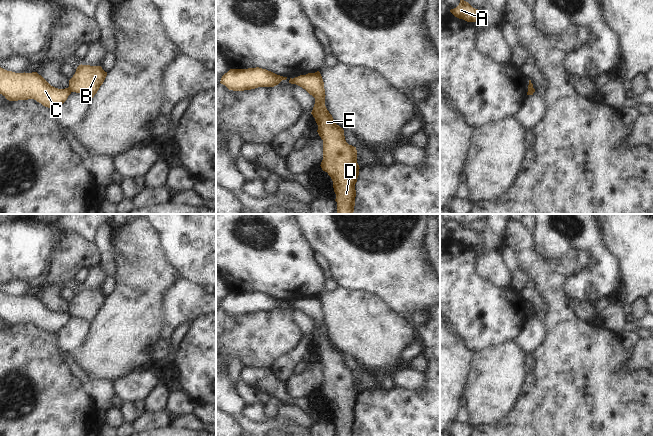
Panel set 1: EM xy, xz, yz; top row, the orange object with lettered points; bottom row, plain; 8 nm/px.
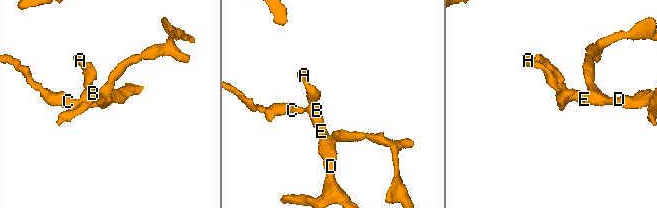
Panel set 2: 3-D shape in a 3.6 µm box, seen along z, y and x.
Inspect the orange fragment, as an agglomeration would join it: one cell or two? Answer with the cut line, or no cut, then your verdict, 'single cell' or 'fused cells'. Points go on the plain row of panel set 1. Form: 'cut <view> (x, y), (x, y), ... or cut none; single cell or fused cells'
cut xy (68, 311), (71, 315); fused cells

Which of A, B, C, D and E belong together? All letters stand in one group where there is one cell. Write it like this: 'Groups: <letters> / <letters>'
Groups: A B D E / C

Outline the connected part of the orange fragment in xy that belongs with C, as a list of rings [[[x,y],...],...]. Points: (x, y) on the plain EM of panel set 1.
[[[0,291],[0,318],[9,325],[34,323],[56,334],[67,324],[71,314],[51,310],[37,296],[15,297]]]

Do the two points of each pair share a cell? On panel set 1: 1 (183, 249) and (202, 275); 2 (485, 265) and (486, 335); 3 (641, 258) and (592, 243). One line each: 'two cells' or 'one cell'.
1: one cell
2: two cells
3: two cells

